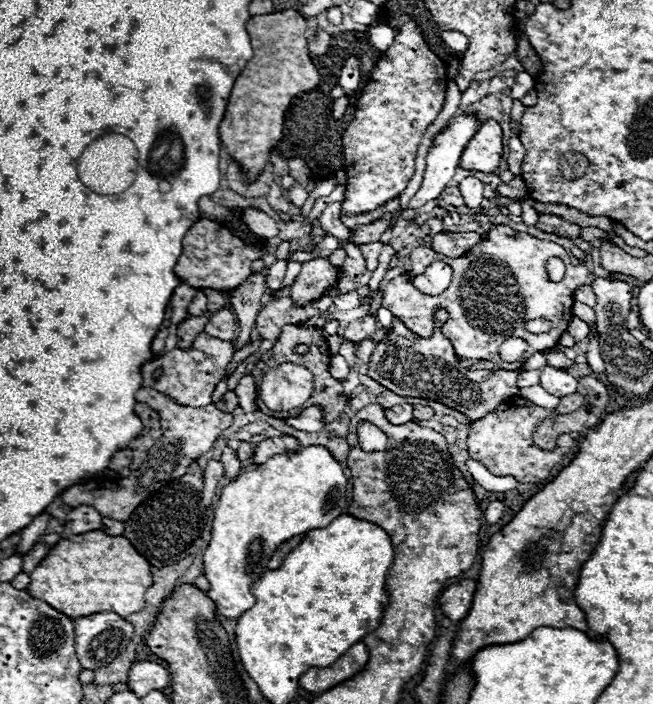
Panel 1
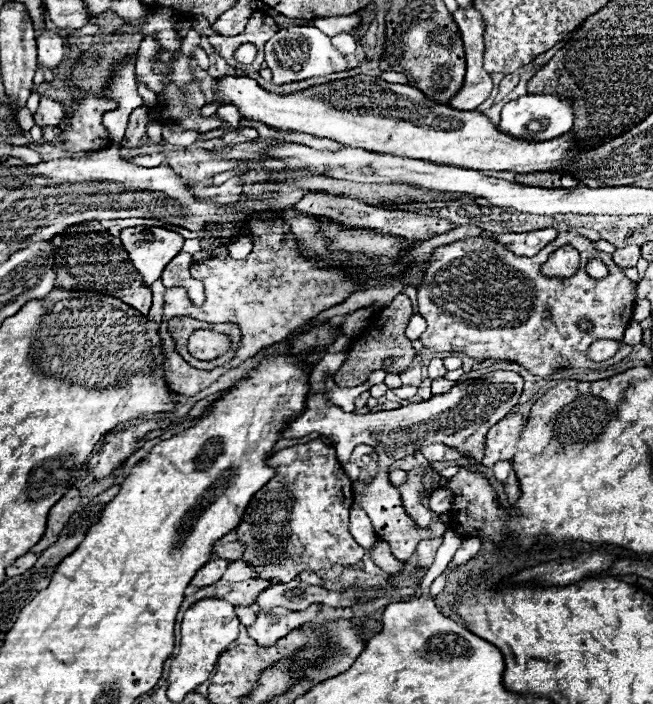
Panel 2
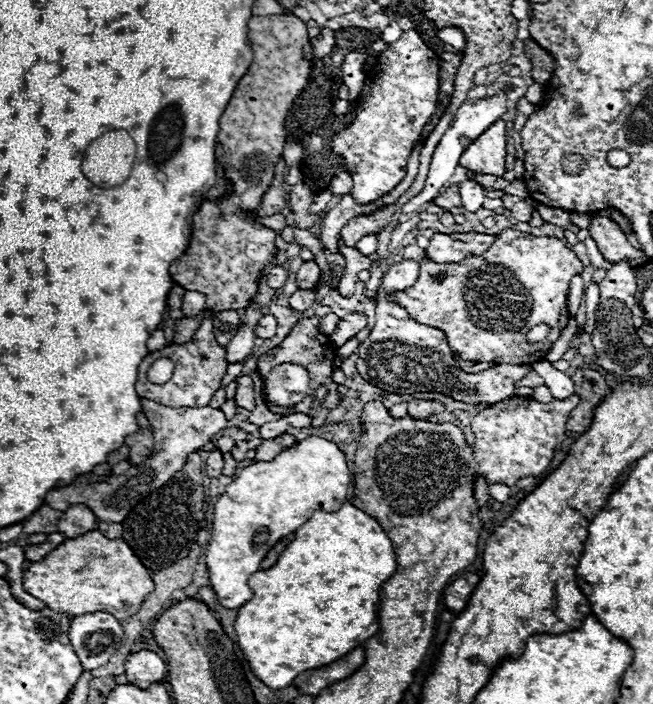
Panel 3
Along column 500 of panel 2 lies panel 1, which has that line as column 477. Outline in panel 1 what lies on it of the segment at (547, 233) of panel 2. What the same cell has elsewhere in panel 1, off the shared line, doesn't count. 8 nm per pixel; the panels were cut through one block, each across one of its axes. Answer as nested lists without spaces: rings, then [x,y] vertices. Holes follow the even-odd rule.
[[[440,232],[440,234],[434,234],[430,244],[432,244],[432,250],[438,254],[444,254],[448,258],[458,258],[480,242],[482,242],[482,236],[476,232],[448,232],[448,234]]]

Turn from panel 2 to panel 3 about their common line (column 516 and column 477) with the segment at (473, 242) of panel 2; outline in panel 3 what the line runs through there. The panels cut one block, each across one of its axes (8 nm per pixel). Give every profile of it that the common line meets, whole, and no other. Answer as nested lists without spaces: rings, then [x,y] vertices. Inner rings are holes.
[[[506,228],[496,236],[496,242],[480,256],[468,256],[454,264],[436,264],[430,258],[420,262],[420,276],[414,286],[408,290],[394,294],[400,306],[408,308],[410,318],[416,322],[424,322],[426,326],[436,326],[444,330],[450,350],[464,360],[474,364],[478,362],[494,362],[494,364],[532,364],[548,354],[552,344],[560,338],[562,328],[570,320],[570,312],[566,306],[566,292],[570,286],[570,278],[574,274],[582,274],[584,266],[578,256],[564,246],[558,238],[548,236],[530,236],[512,228]],[[436,274],[446,274],[444,280],[438,280]],[[536,324],[548,324],[550,334],[542,342],[528,342],[526,334]]]

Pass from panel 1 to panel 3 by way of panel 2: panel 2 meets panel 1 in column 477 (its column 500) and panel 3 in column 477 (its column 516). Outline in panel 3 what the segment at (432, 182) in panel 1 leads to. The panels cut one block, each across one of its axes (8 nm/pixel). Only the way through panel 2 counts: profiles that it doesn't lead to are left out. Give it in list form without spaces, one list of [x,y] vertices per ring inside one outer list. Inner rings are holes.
[[[498,92],[496,96],[488,96],[488,98],[478,98],[478,100],[466,100],[454,114],[448,130],[444,132],[444,136],[440,138],[436,150],[434,150],[434,156],[432,156],[432,162],[430,162],[430,172],[428,172],[428,178],[426,178],[426,184],[422,188],[422,192],[414,198],[410,198],[404,206],[402,206],[402,212],[416,212],[422,204],[428,204],[432,202],[438,194],[440,194],[440,188],[448,182],[448,178],[454,174],[456,166],[458,166],[458,160],[460,156],[464,154],[464,150],[482,134],[486,132],[496,120],[502,118],[502,114],[508,110],[508,100],[506,100],[506,92]]]

